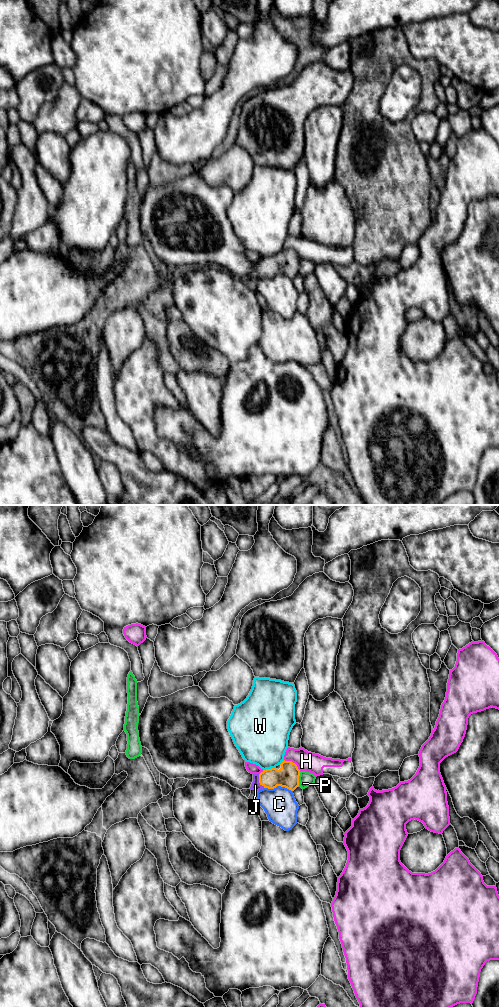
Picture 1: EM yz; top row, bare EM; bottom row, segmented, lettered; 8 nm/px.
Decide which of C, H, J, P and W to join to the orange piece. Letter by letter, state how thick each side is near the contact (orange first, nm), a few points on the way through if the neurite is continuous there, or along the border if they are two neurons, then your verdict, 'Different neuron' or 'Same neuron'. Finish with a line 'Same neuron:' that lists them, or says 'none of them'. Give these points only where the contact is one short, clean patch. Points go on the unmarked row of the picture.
C: Thickness 180 nm (orange) against 260 nm. Boundary: yz (264, 275), (275, 276), (277, 274), (284, 274), (292, 279). Different neuron
H: Thickness 180 nm (orange) against 160 nm. Different neuron
J: Thickness 180 nm (orange) against 70 nm. Path across: yz (287, 264), (272, 265), (259, 269), (255, 273). Same neuron
P: Thickness 180 nm (orange) against 120 nm. Different neuron
W: Thickness 180 nm (orange) against 420 nm. Boundary: yz (274, 255), (263, 258). Different neuron
Same neuron: J

